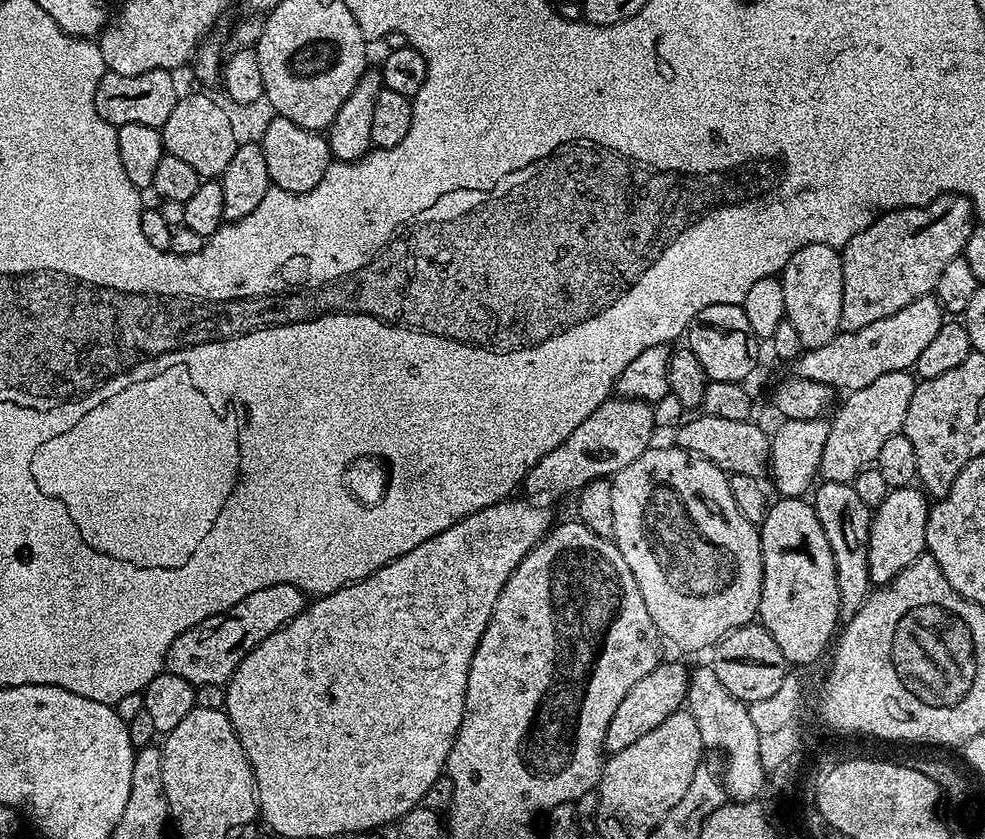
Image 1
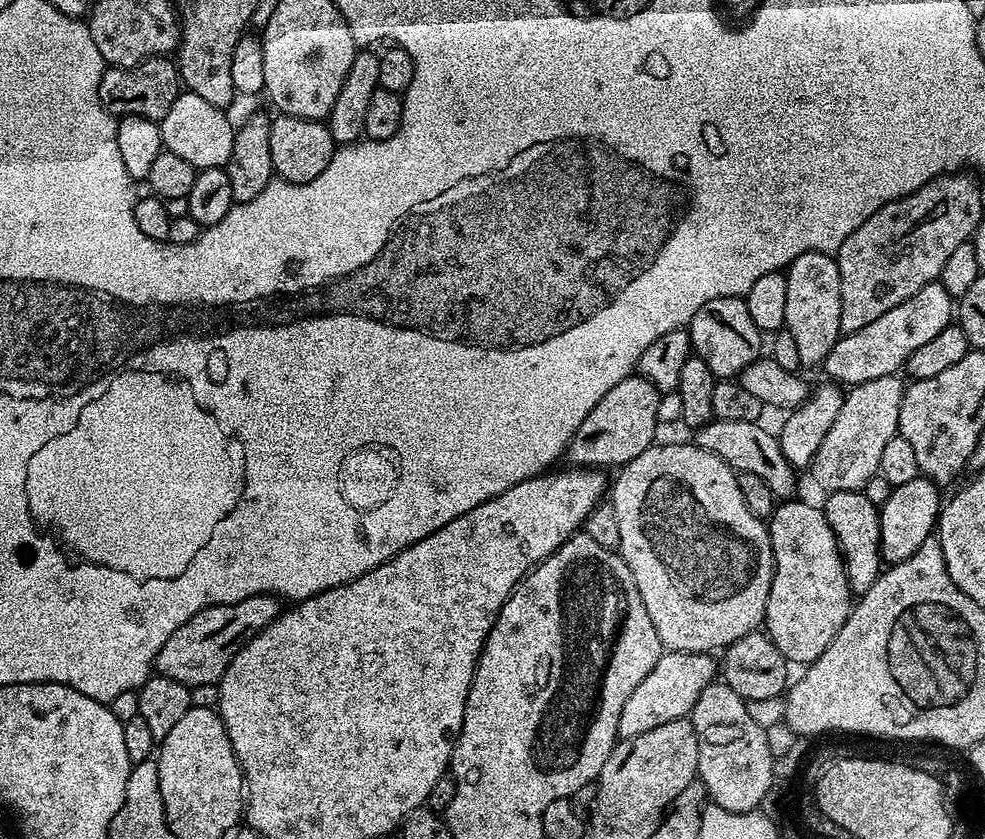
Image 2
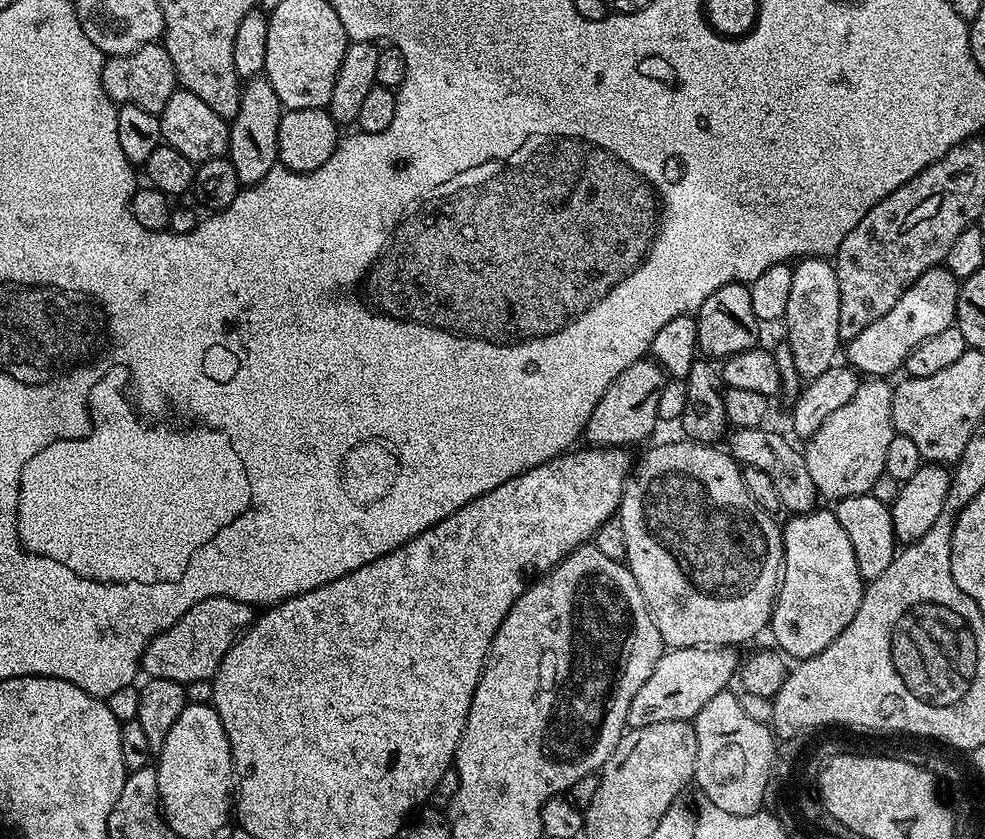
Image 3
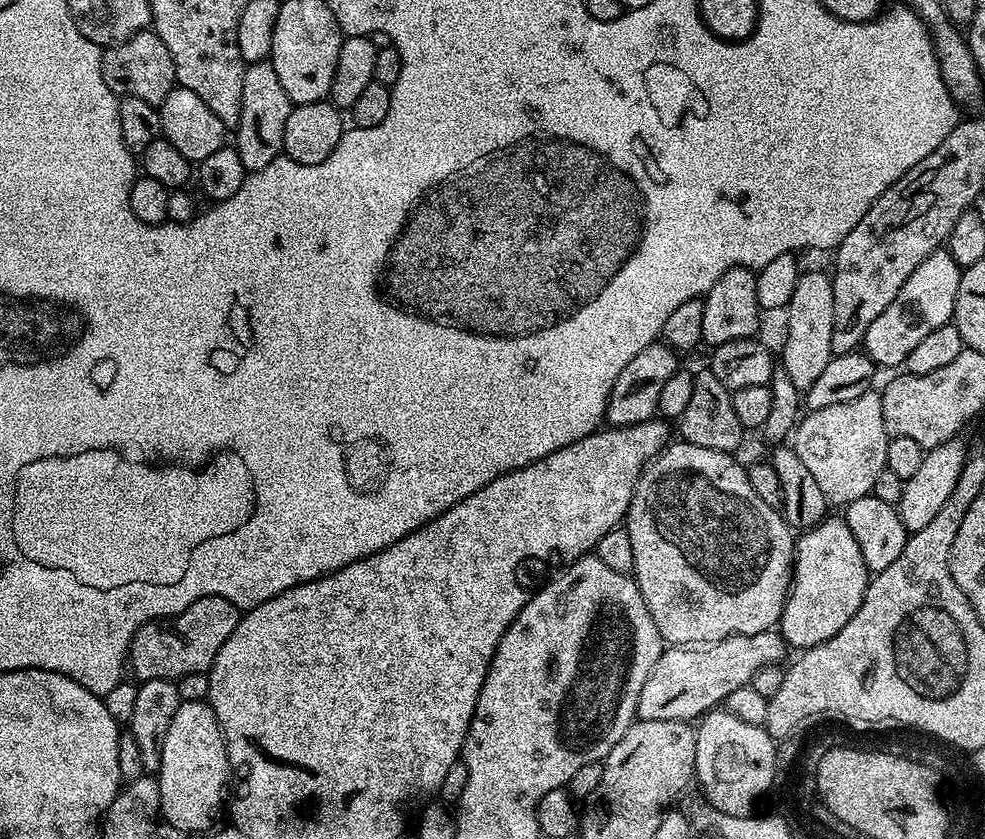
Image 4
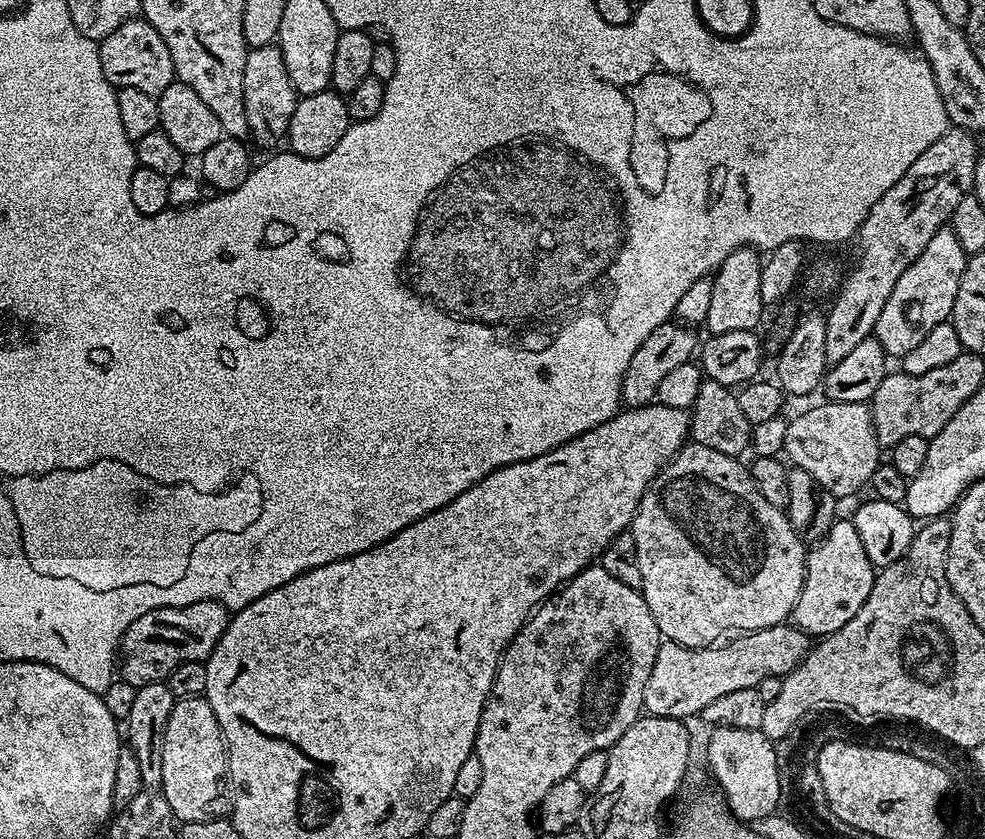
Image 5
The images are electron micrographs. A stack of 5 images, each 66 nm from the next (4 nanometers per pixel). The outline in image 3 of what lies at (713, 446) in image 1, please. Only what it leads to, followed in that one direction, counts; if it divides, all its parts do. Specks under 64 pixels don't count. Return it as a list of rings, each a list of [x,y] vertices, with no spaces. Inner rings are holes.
[[[768,426],[738,428],[731,436],[726,448],[732,459],[741,466],[757,468],[763,470],[765,474],[770,474],[774,487],[778,490],[781,509],[785,513],[810,512],[817,507],[818,493],[814,486],[814,478],[810,478],[810,469],[806,466],[806,458],[799,447],[795,448],[782,433],[771,432]]]

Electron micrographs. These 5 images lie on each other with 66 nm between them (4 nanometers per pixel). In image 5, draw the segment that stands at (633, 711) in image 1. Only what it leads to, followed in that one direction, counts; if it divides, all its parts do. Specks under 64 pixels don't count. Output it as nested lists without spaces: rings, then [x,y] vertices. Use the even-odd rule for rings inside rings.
[[[791,622],[753,632],[736,632],[704,648],[661,643],[658,658],[654,658],[654,670],[650,670],[650,678],[646,678],[644,712],[683,721],[687,721],[688,716],[699,717],[710,702],[718,702],[718,698],[734,694],[734,690],[759,689],[766,678],[788,676],[809,651],[808,633]]]

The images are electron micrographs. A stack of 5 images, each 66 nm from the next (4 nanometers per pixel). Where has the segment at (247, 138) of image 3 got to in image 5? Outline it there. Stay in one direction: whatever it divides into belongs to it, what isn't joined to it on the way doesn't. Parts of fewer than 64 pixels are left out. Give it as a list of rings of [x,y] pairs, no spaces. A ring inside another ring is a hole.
[[[276,44],[249,48],[246,70],[242,70],[242,94],[251,143],[256,143],[260,148],[275,149],[275,144],[287,137],[290,118],[298,99],[298,93],[290,82],[290,74],[286,74],[286,62],[282,62],[282,50]]]

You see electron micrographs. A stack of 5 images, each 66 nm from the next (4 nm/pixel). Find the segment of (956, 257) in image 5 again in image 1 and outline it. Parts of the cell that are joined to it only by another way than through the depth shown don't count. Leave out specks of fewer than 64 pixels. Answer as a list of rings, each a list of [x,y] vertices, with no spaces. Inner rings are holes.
[[[935,295],[923,296],[910,302],[910,306],[902,306],[902,310],[890,314],[890,318],[878,318],[878,322],[870,322],[870,326],[862,326],[857,332],[839,331],[826,346],[807,349],[795,361],[795,375],[801,380],[828,384],[833,390],[844,388],[845,393],[862,390],[862,386],[870,386],[870,382],[882,378],[882,374],[915,369],[923,348],[945,323],[946,313]]]

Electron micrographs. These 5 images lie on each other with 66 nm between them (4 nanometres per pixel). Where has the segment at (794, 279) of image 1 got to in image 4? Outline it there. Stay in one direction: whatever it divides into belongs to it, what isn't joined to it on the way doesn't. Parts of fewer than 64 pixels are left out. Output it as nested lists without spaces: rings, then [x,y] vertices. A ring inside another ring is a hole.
[[[805,271],[794,286],[794,298],[790,298],[786,309],[788,333],[784,336],[784,360],[782,367],[790,374],[790,382],[801,394],[807,393],[822,370],[832,361],[830,340],[834,335],[834,290],[831,275],[824,272]]]

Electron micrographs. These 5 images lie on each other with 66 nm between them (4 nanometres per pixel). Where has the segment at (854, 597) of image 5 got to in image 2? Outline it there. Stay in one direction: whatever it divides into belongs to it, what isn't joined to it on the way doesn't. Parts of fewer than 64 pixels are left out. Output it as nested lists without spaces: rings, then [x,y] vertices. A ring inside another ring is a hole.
[[[800,498],[785,500],[777,503],[767,525],[774,567],[763,627],[789,665],[807,666],[819,658],[826,646],[830,646],[830,642],[836,637],[838,630],[842,630],[854,607],[854,593],[848,585],[844,557],[840,554],[834,530],[830,530],[830,522],[826,522],[823,507],[816,505],[815,508],[812,504],[803,504]]]

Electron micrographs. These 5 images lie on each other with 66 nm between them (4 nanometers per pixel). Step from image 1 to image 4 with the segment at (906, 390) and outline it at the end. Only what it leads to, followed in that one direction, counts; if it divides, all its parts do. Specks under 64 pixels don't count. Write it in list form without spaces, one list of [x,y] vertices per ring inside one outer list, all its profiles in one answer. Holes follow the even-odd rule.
[[[869,390],[866,394],[858,394],[858,398],[850,398],[850,402],[838,402],[838,406],[811,409],[796,425],[794,447],[798,458],[802,458],[803,464],[810,469],[810,475],[818,481],[822,494],[826,494],[829,505],[846,506],[869,495],[874,482],[878,482],[878,474],[888,467],[886,450],[889,439],[886,422],[882,418],[880,392]]]

